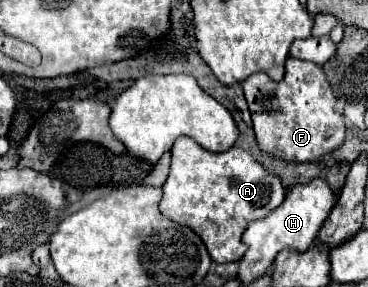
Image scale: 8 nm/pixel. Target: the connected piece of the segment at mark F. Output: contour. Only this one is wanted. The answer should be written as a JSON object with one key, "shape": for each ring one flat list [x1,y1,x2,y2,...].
{"shape":[[288,57,288,69,282,81,272,81,266,73,254,73,242,83,242,89,262,151,280,159,306,163,316,161,342,145,346,125,342,115,334,111,336,97,320,65]]}

